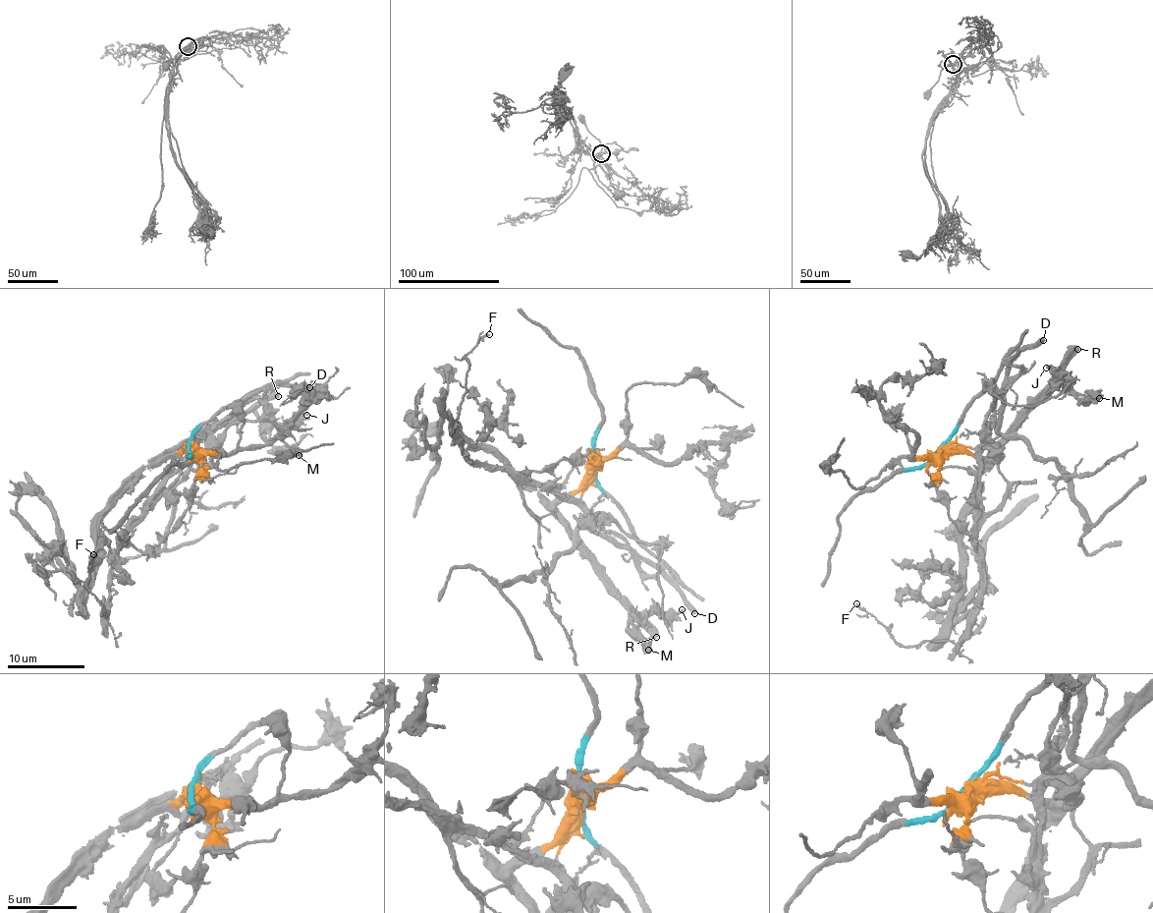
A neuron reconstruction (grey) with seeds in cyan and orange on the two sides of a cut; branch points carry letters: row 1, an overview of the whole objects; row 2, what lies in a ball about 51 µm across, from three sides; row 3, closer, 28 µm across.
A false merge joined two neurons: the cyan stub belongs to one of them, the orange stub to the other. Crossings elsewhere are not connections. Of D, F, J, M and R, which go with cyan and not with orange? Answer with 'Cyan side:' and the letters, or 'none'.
Cyan side: D

